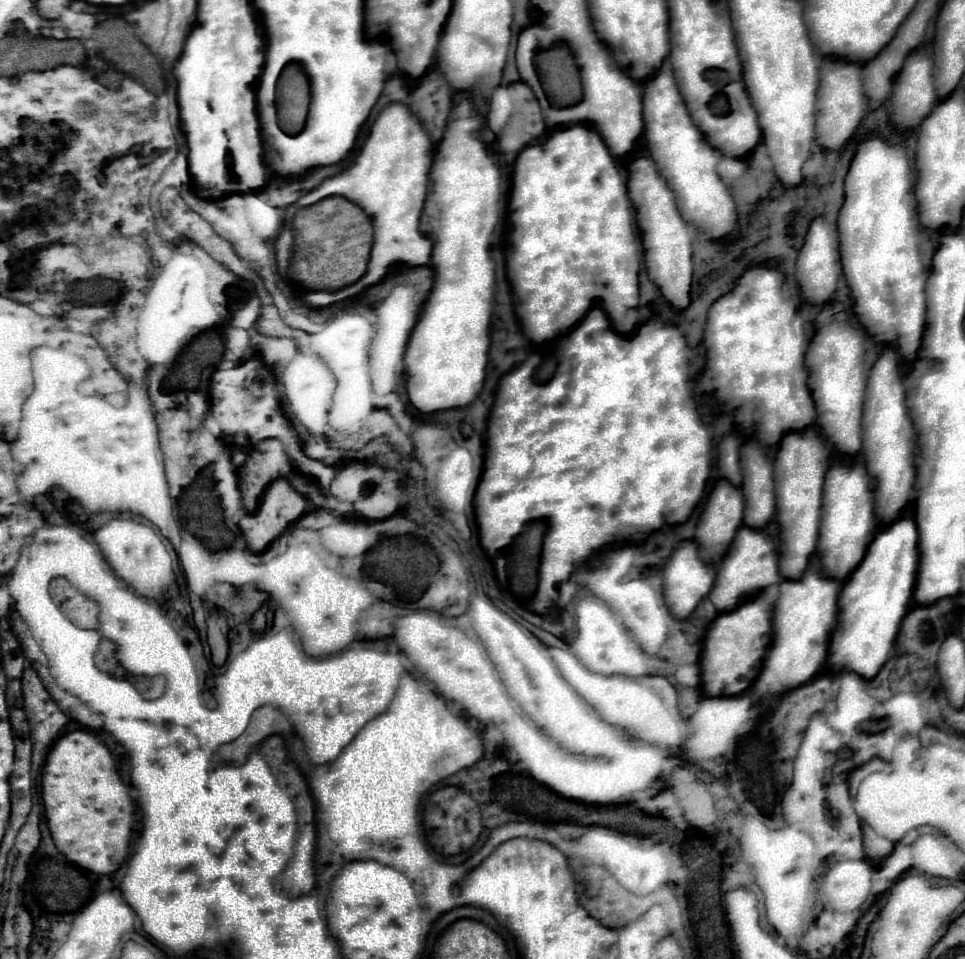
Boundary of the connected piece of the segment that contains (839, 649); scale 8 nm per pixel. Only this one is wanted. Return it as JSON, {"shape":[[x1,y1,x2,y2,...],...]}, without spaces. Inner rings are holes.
{"shape":[[912,506,892,524,876,530,860,568,848,576,840,592,840,616,830,638,830,668,854,670,862,678,874,678,888,660,906,610,918,572,918,530]]}

